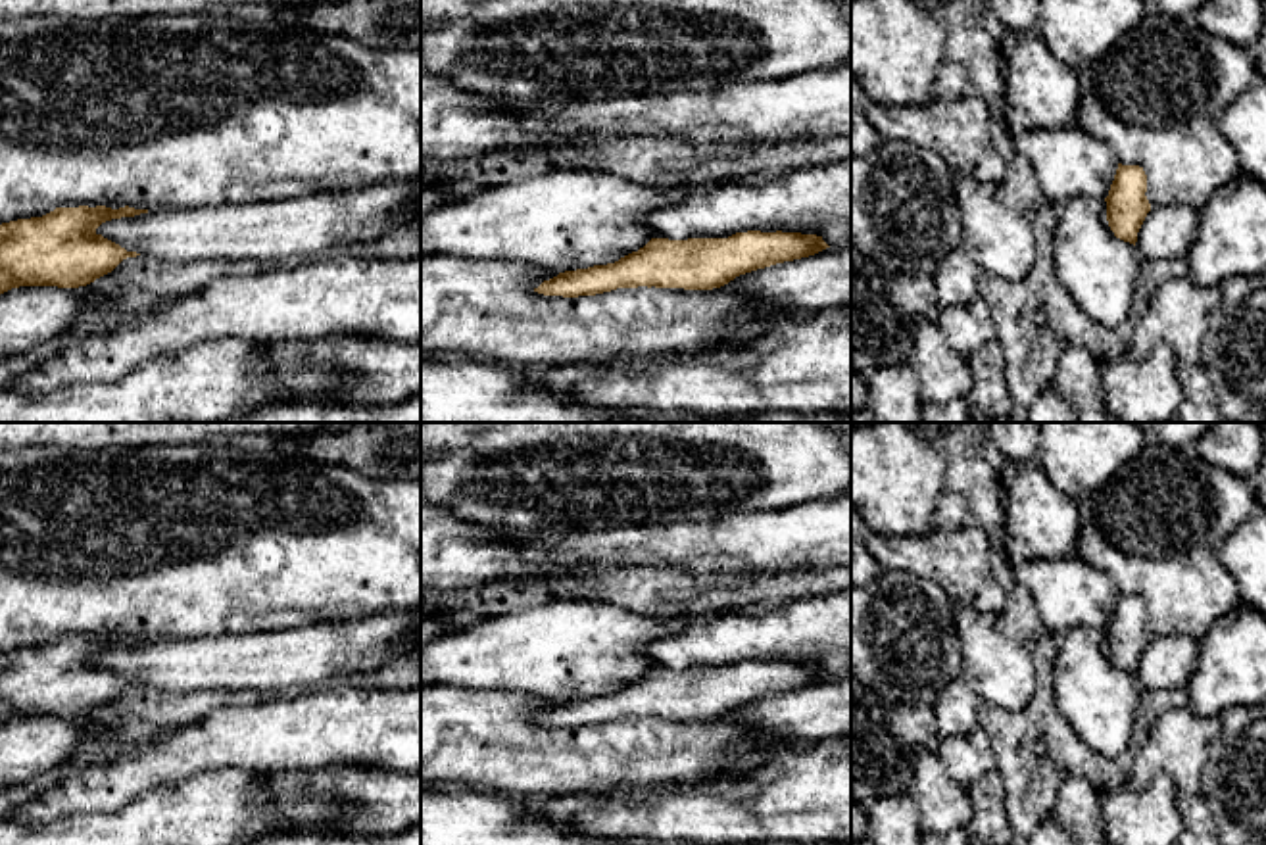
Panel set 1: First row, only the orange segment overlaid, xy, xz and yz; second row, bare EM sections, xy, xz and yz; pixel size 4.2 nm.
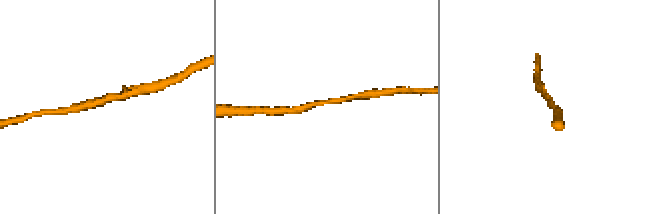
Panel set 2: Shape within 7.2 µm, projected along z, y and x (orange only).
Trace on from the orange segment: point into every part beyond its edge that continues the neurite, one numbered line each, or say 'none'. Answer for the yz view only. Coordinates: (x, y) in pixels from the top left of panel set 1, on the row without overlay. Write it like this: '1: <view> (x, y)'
none

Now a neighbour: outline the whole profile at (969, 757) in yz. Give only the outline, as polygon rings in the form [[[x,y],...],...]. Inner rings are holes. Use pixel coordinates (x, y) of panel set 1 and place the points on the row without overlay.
[[[980,726],[968,736],[939,737],[936,753],[962,789],[968,789],[984,774],[997,770],[991,737]]]

